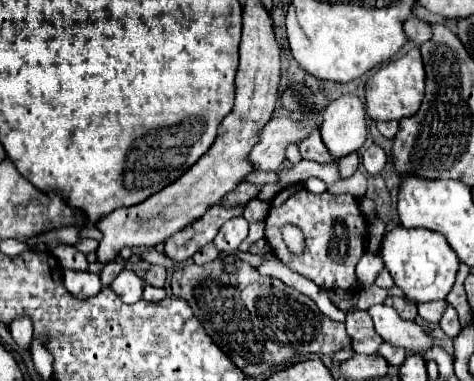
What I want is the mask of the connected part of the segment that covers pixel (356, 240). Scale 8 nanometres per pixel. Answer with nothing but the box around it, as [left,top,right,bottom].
[265,188,367,292]

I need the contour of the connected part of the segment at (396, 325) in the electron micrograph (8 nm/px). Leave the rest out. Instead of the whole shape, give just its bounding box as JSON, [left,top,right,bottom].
[367,304,435,354]

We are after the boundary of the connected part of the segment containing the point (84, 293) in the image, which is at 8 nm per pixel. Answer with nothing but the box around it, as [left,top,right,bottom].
[63,270,101,298]

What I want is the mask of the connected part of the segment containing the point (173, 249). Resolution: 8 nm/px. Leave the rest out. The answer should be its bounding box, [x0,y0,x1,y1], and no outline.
[165,204,243,262]

